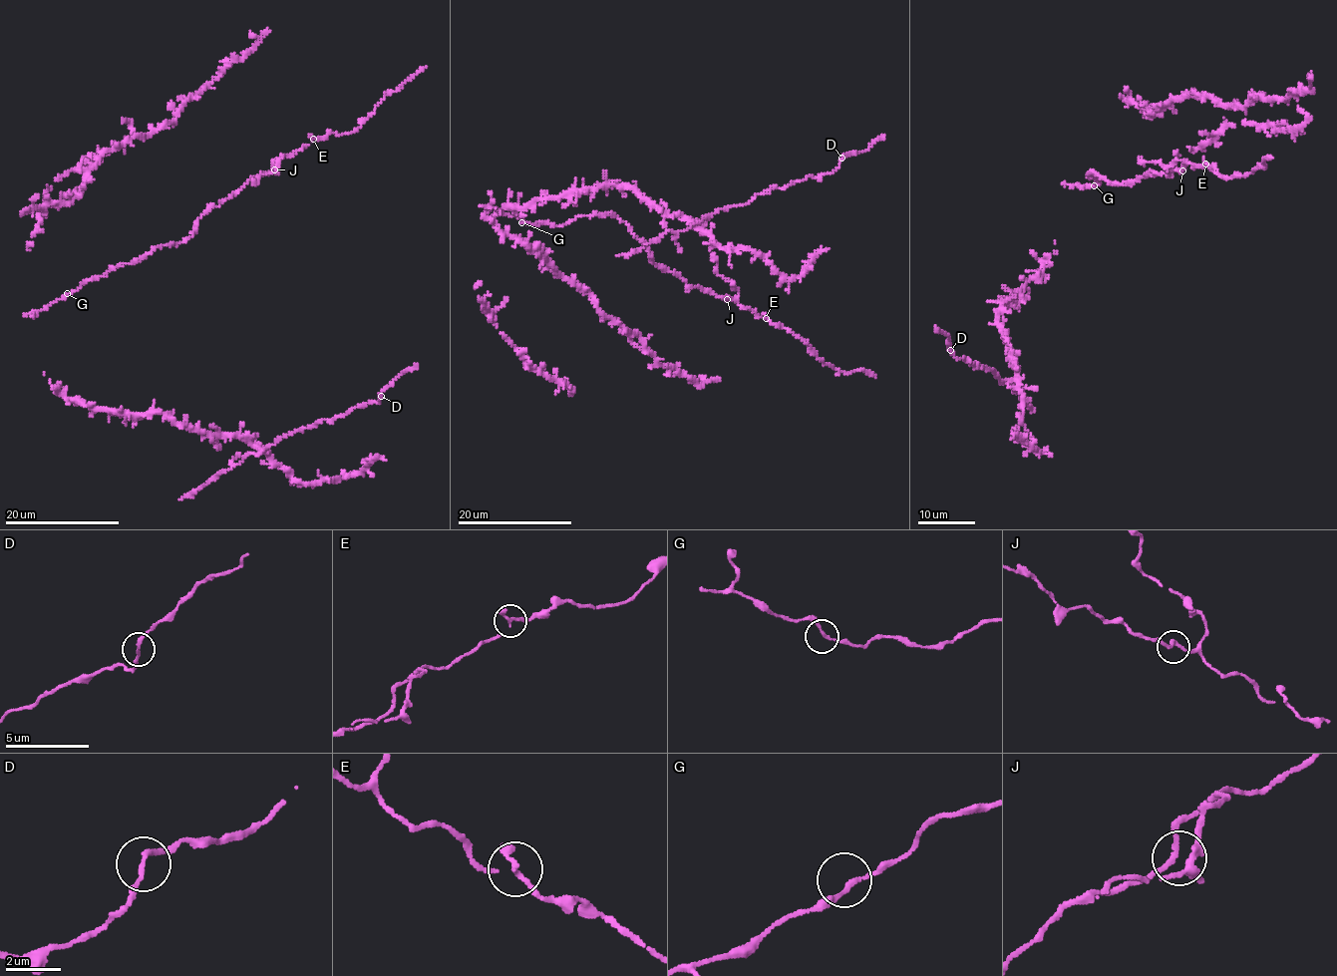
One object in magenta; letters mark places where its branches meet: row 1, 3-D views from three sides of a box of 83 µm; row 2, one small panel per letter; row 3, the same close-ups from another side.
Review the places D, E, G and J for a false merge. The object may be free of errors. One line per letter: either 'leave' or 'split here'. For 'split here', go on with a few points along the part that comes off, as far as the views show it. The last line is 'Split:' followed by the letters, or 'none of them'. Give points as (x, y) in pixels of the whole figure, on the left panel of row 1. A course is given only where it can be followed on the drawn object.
D: leave
E: leave
G: leave
J: leave
Split: none of them

